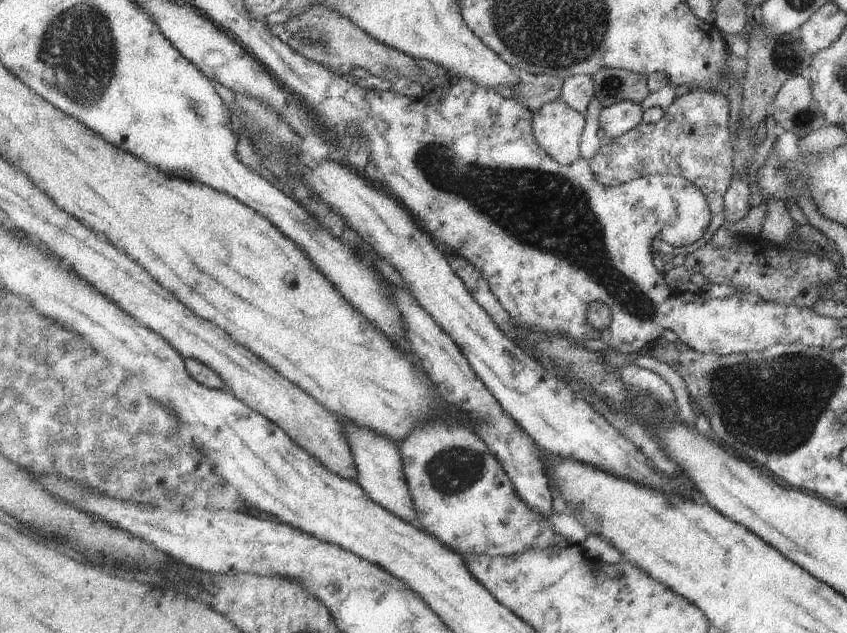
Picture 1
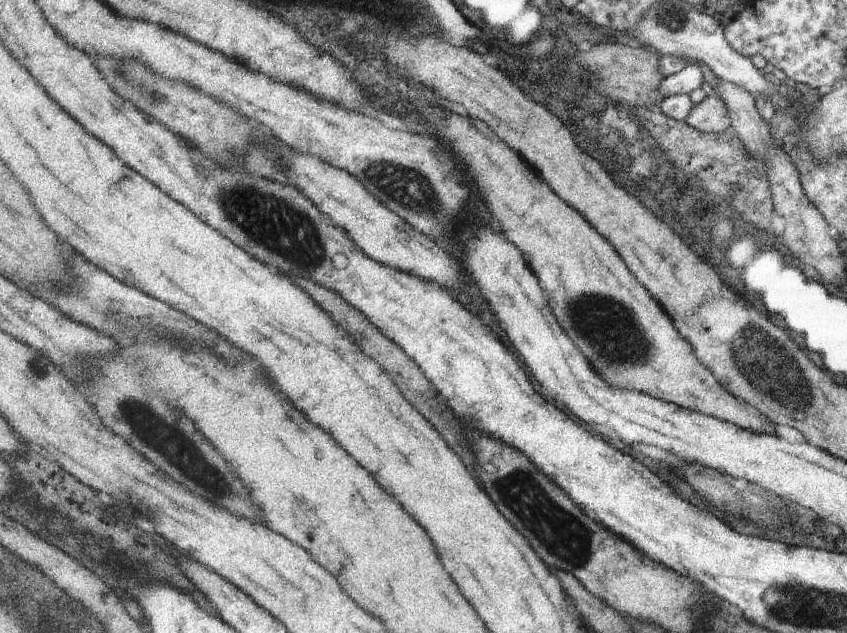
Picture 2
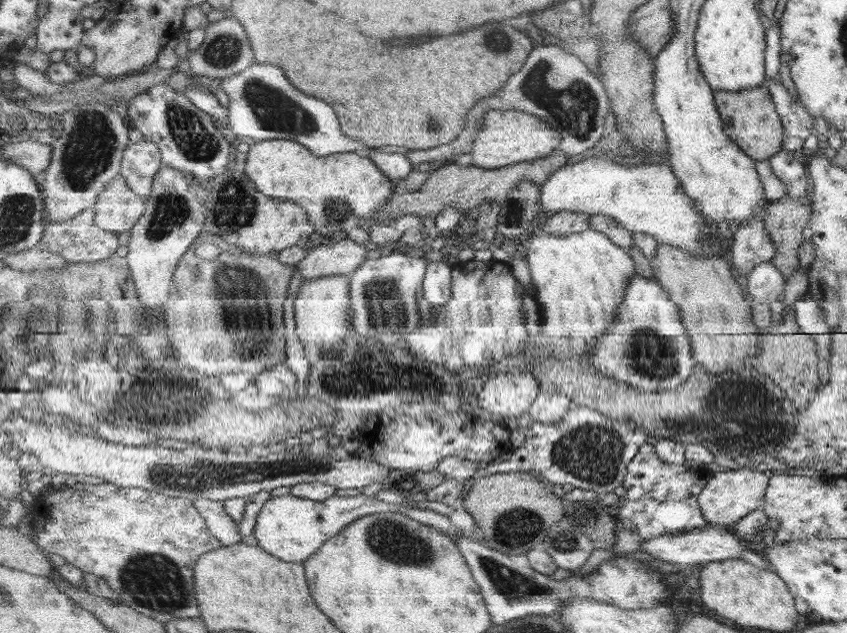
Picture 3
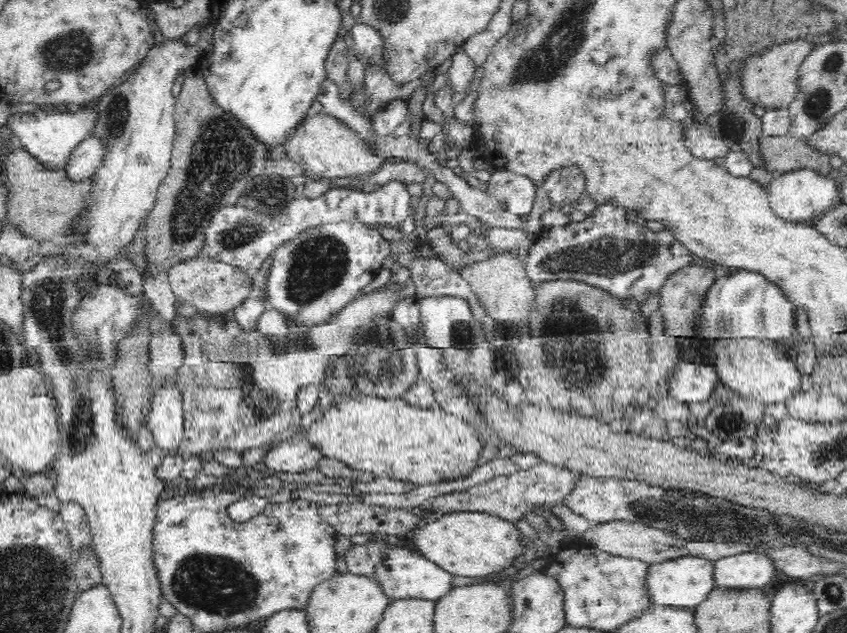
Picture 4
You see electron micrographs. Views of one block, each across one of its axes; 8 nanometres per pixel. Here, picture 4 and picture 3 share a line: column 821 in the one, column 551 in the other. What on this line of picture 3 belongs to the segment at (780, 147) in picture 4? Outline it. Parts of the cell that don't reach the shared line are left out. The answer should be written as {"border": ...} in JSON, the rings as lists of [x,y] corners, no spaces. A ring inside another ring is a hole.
{"border":[[[558,149],[551,156],[543,159],[516,164],[500,170],[481,168],[473,164],[469,168],[464,168],[464,166],[458,166],[455,162],[451,162],[438,169],[419,191],[394,196],[388,202],[388,206],[384,208],[384,212],[380,212],[376,217],[378,219],[396,220],[396,218],[400,218],[402,215],[412,213],[420,215],[422,218],[428,216],[438,218],[448,205],[462,207],[464,212],[471,208],[484,208],[486,200],[490,198],[502,199],[520,181],[532,180],[539,182],[542,186],[545,185],[552,175],[575,160],[575,157],[568,155],[564,149]]]}

